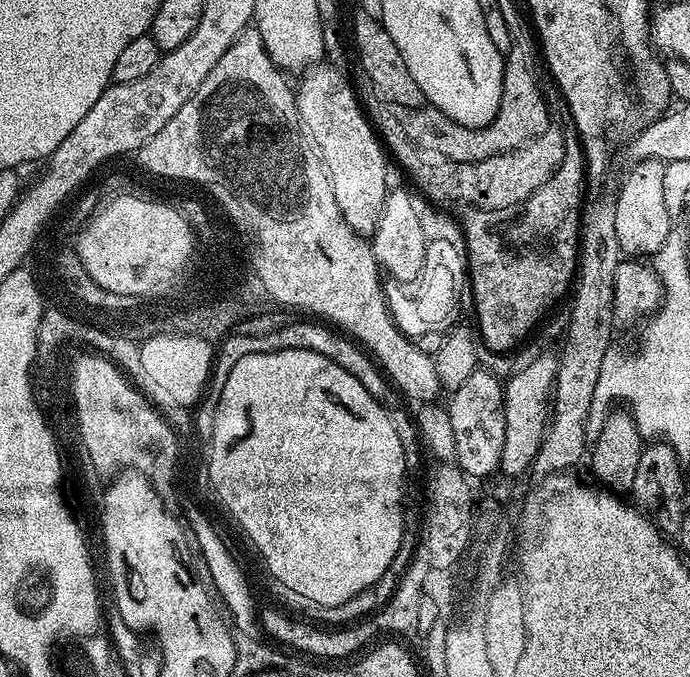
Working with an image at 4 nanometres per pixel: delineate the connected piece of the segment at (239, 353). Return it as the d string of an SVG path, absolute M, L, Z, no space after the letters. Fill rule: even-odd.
M312 318L300 319L304 320L260 335L232 334L219 345L221 348L218 348L215 353L212 371L208 377L204 394L200 397L198 407L195 409L195 412L197 412L194 428L203 433L207 440L211 441L212 423L214 422L214 414L218 410L218 398L222 398L222 386L226 386L226 378L230 378L230 370L234 370L234 365L241 358L246 358L246 354L262 354L274 350L314 350L318 354L324 354L326 358L338 362L338 366L342 366L342 370L350 370L350 374L354 374L354 378L358 378L358 382L362 382L362 386L366 386L366 390L370 390L372 397L387 410L390 414L390 422L394 422L394 430L398 430L398 438L402 438L404 466L407 475L409 477L418 475L424 468L426 456L422 451L420 434L416 431L415 419L410 415L410 412L404 409L405 401L398 395L397 389L386 379L375 359L355 340L341 334L335 327L324 322L317 322Z

